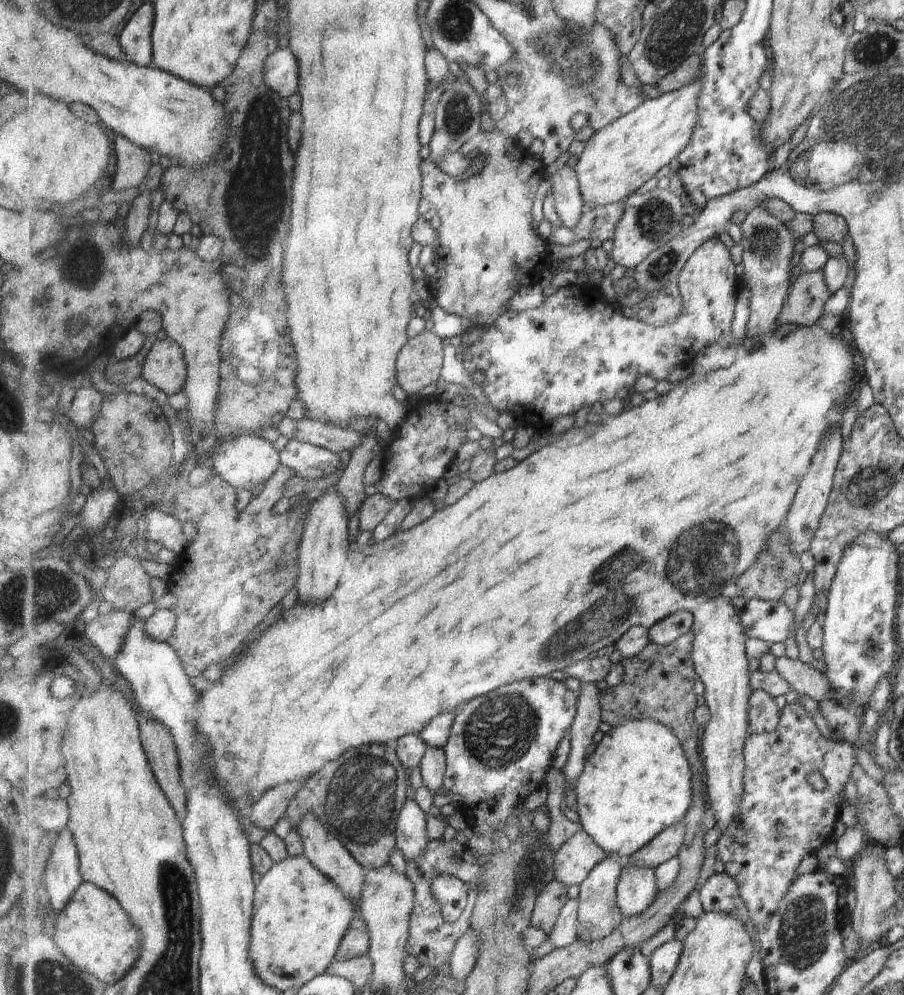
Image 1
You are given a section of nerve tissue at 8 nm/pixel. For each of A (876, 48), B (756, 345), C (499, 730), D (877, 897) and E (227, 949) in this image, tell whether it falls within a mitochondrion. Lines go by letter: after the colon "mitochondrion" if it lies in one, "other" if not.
A: mitochondrion
B: other
C: mitochondrion
D: other
E: other

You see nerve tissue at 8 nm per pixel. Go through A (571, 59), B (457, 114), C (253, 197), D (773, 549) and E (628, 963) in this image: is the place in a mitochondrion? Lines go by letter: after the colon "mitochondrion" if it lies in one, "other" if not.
A: mitochondrion
B: mitochondrion
C: mitochondrion
D: mitochondrion
E: other

